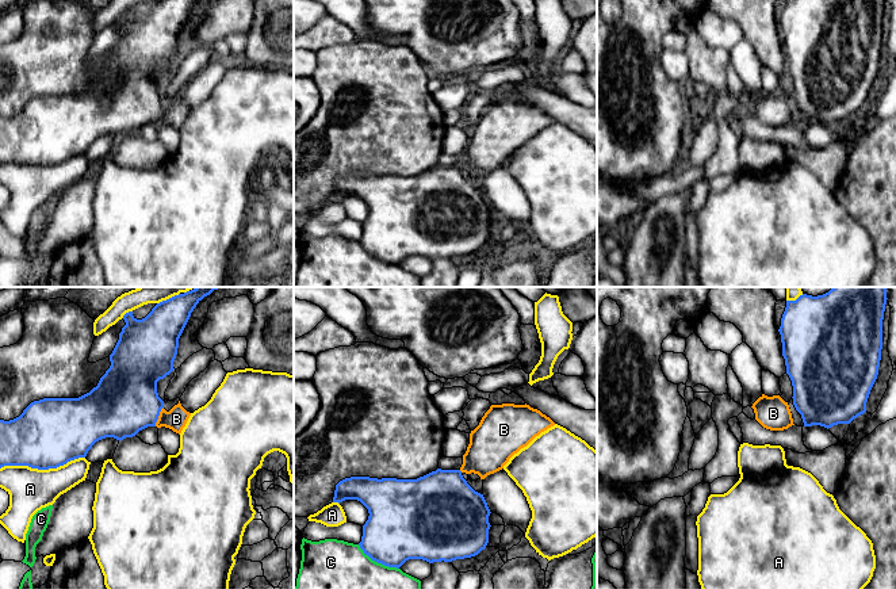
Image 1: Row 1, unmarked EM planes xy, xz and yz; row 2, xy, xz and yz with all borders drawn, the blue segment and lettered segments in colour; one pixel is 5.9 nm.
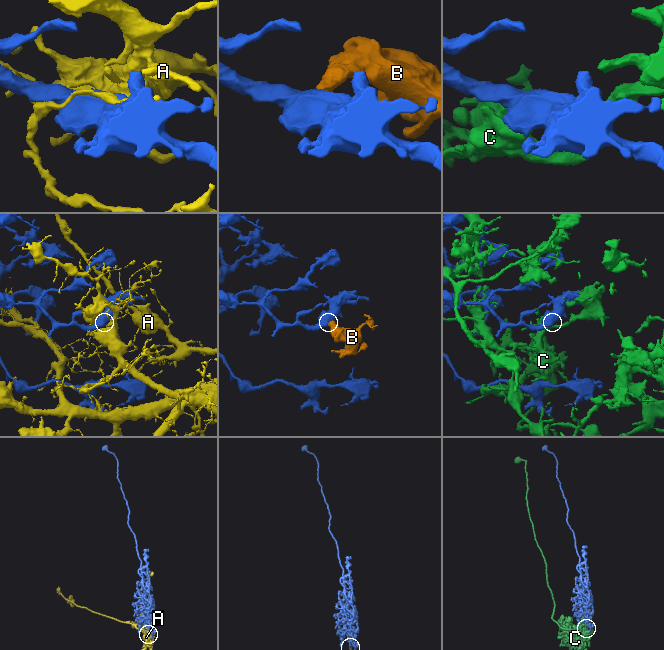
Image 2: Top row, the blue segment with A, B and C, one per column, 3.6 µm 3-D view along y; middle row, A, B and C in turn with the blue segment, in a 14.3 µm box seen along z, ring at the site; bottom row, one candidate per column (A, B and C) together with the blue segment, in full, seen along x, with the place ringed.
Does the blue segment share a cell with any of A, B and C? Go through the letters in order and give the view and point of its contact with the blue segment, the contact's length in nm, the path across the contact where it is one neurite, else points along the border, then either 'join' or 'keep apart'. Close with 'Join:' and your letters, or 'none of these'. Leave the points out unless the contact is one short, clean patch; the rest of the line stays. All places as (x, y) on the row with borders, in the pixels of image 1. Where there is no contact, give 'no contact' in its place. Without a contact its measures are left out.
A: meets blue in xy at (42, 469); contact 500 nm long; keep apart
B: meets blue in xy at (159, 415); contact 130 nm long; runs through xy (125, 401), (159, 415), (176, 419); join
C: meets blue in xz at (378, 562); contact 280 nm long; keep apart
Join: B

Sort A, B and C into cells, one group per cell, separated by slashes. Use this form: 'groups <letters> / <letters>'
groups A / B / C

